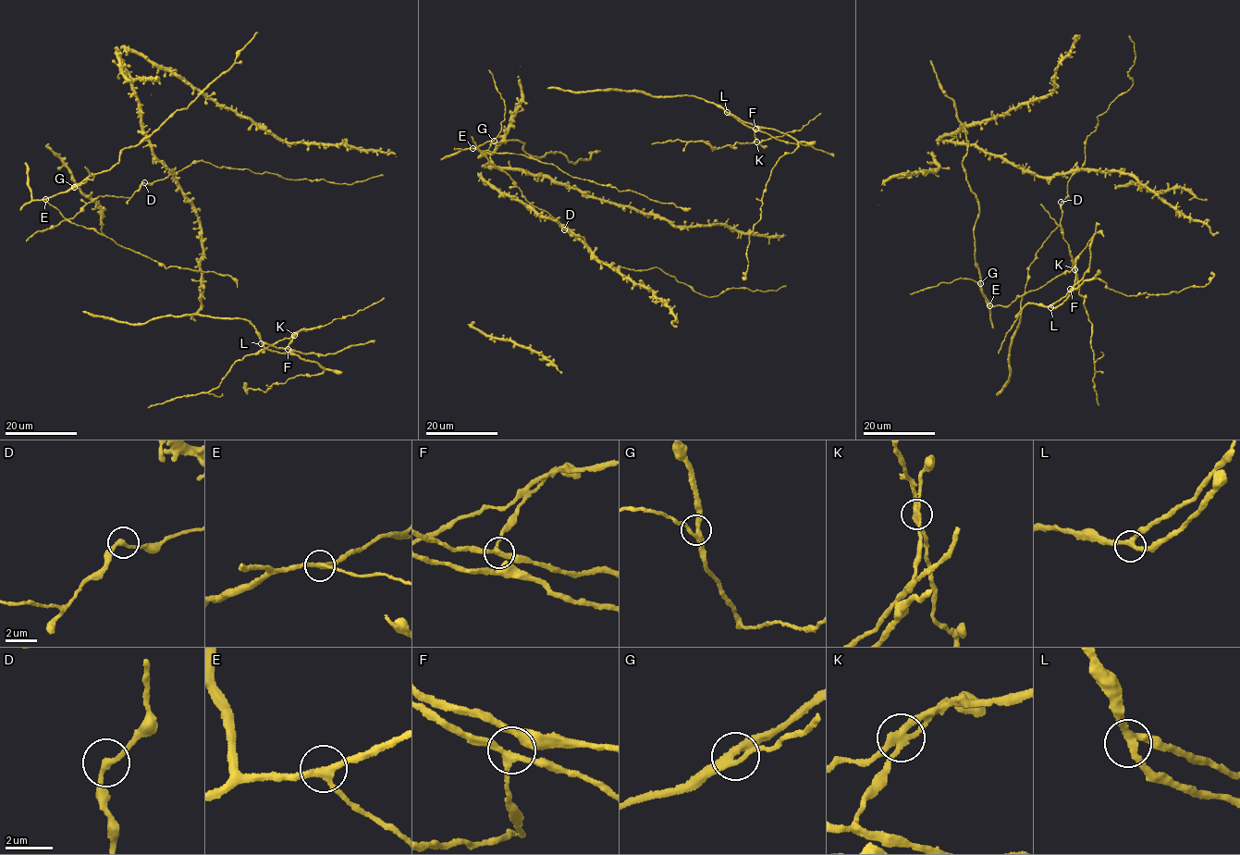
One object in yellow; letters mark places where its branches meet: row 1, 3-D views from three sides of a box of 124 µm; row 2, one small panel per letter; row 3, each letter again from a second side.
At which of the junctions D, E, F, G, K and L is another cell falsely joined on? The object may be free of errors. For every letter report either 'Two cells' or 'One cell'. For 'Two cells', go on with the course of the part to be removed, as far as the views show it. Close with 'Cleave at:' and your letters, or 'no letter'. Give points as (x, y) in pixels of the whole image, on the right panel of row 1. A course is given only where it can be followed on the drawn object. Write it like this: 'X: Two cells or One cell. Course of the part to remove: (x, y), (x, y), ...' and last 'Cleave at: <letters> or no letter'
D: One cell
E: One cell
F: One cell
G: One cell
K: Two cells. Course of the part to remove: (1075, 269), (1078, 291), (1092, 326), (1090, 342), (1095, 372), (1092, 381), (1099, 405)
L: One cell
Cleave at: K

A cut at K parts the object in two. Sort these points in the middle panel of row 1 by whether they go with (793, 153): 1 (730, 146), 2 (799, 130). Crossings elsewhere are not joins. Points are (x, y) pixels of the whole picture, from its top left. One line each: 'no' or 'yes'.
1: no
2: no

